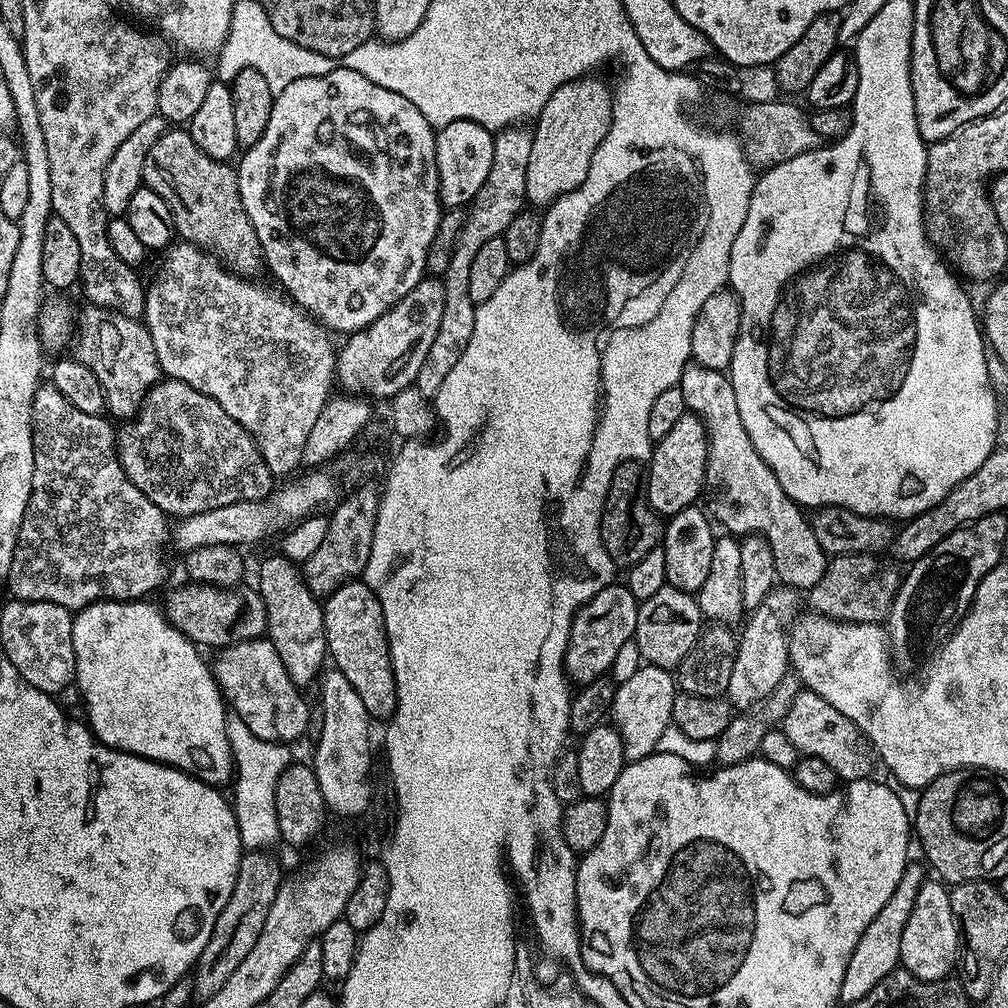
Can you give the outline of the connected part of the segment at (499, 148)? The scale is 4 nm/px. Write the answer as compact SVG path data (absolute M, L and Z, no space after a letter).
M524 126L501 128L494 136L494 162L490 162L490 174L486 174L486 182L482 182L482 190L467 205L464 225L456 239L454 254L450 258L450 266L446 266L444 289L446 290L446 306L442 306L442 322L438 322L438 335L430 345L430 354L422 362L422 370L418 370L415 387L426 397L435 397L438 386L446 382L446 374L462 358L462 350L470 343L470 334L474 334L474 318L476 305L470 302L470 265L479 248L490 238L503 236L506 226L514 222L519 212L526 208L526 166L530 162L530 146L532 132Z

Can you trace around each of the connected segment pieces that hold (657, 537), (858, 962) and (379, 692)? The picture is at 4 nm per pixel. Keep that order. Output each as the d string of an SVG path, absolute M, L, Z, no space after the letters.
M639 460L622 462L614 470L604 513L600 519L600 537L606 546L606 554L618 566L631 566L662 540L662 517L652 509L648 497L648 470Z
M910 862L902 870L902 878L898 878L894 894L890 894L886 906L878 910L874 922L870 922L862 938L858 938L858 946L854 946L854 954L850 954L850 963L846 965L846 974L842 974L842 990L839 998L841 1005L851 1006L854 1002L858 1002L858 998L866 998L866 994L870 994L870 990L874 990L874 986L878 986L878 982L882 982L882 978L886 978L886 974L893 972L900 964L902 930L906 930L910 910L914 910L914 898L918 898L918 890L922 890L926 879L925 865L920 864Z
M363 579L343 584L323 601L324 633L328 639L328 656L335 671L346 678L362 698L362 706L369 717L391 721L396 714L396 679L392 659L388 653L388 635L384 625L382 606Z

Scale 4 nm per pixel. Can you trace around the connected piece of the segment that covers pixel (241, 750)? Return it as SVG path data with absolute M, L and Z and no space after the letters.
M229 715L226 726L227 740L230 742L234 763L235 780L232 793L235 821L274 820L277 818L277 802L274 801L278 778L293 761L289 745L260 739L252 734L240 716Z

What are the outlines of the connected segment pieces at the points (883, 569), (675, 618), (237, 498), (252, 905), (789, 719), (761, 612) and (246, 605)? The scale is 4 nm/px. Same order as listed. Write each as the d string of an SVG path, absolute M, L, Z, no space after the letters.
M850 554L829 559L822 579L807 593L817 613L845 622L880 622L892 609L896 592L900 589L901 573L895 572L879 555Z
M666 586L650 598L639 601L636 609L636 635L634 639L641 652L641 661L659 668L675 670L682 658L690 654L694 642L702 631L702 613L697 597L690 592Z
M166 378L157 383L149 390L136 416L123 428L117 435L117 452L124 473L167 516L183 518L234 502L264 500L274 491L273 474L252 435L234 422L218 402L184 382Z
M268 850L245 851L241 855L234 890L230 890L230 898L226 906L222 906L222 914L218 914L214 930L194 965L194 992L201 1001L209 1000L222 989L230 974L254 949L258 936L262 934L262 926L266 926L266 914L270 914L270 906L282 883L280 864L272 855Z
M807 690L797 691L794 702L790 702L790 710L784 715L782 729L800 756L822 758L822 762L826 762L841 781L862 780L869 775L869 753L863 743L856 744L856 725L850 722L850 718L846 718L846 714L834 710L834 706L826 702L826 698Z
M777 586L757 608L751 609L743 625L744 634L742 632L738 638L734 671L730 674L730 686L726 693L726 699L733 709L755 709L756 703L765 700L778 686L778 682L782 682L782 678L789 675L788 632L784 628L784 619L795 608L796 596L793 589Z
M184 582L162 604L163 611L180 633L197 646L219 650L243 640L254 640L265 635L268 619L266 606L255 587L233 586L220 588L216 584Z

